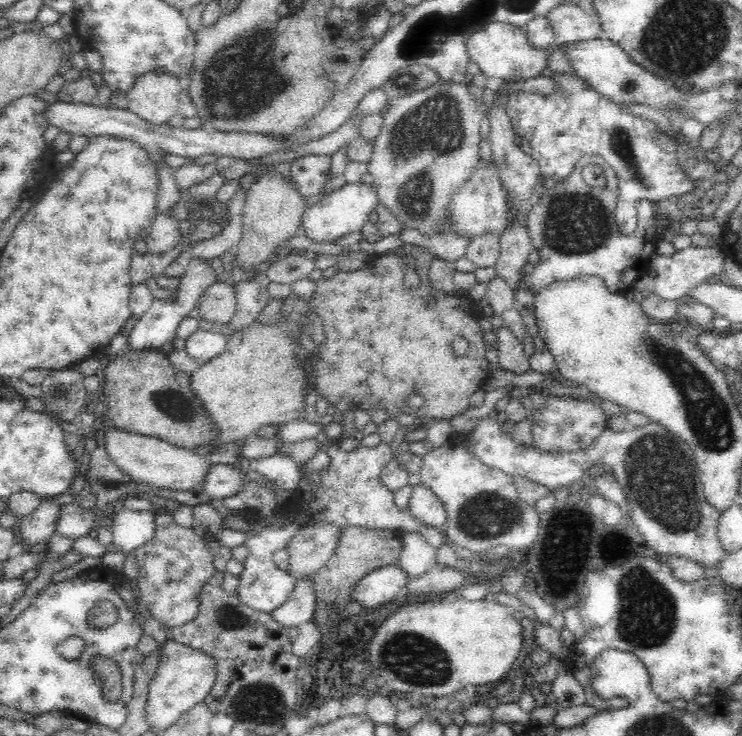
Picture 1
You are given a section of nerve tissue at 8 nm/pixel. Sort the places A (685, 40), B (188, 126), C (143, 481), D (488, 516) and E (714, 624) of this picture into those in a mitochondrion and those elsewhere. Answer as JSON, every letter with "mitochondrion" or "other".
{"A":"mitochondrion","B":"other","C":"other","D":"mitochondrion","E":"other"}

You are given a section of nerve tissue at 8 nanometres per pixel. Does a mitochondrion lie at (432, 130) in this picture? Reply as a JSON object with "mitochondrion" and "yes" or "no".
{"mitochondrion":"yes"}

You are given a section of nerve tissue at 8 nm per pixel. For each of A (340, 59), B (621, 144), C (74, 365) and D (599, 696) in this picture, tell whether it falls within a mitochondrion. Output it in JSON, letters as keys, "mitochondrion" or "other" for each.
{"A":"other","B":"mitochondrion","C":"other","D":"other"}

